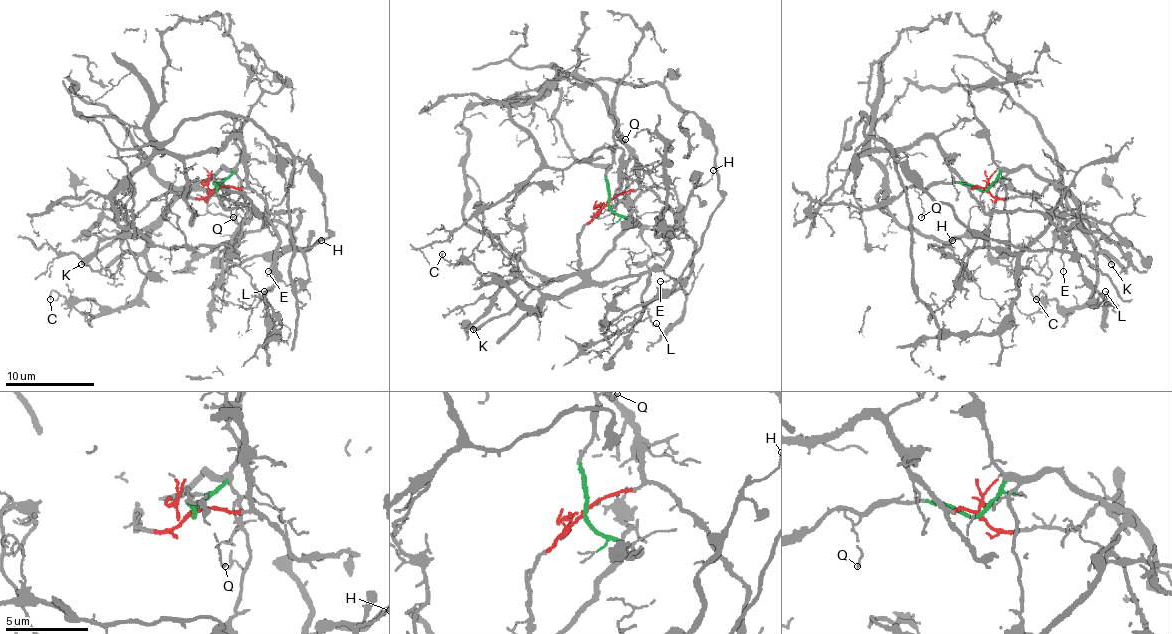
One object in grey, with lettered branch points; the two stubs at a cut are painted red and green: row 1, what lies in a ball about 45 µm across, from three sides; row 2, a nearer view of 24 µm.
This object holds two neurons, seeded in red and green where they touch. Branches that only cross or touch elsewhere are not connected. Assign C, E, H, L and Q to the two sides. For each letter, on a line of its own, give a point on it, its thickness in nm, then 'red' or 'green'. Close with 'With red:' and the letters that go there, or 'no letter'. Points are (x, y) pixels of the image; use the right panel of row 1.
C: (1036, 299) | 110 nm | green
E: (1063, 271) | 100 nm | red
H: (952, 240) | 100 nm | green
L: (1105, 291) | 100 nm | green
Q: (921, 217) | 110 nm | green
With red: E

